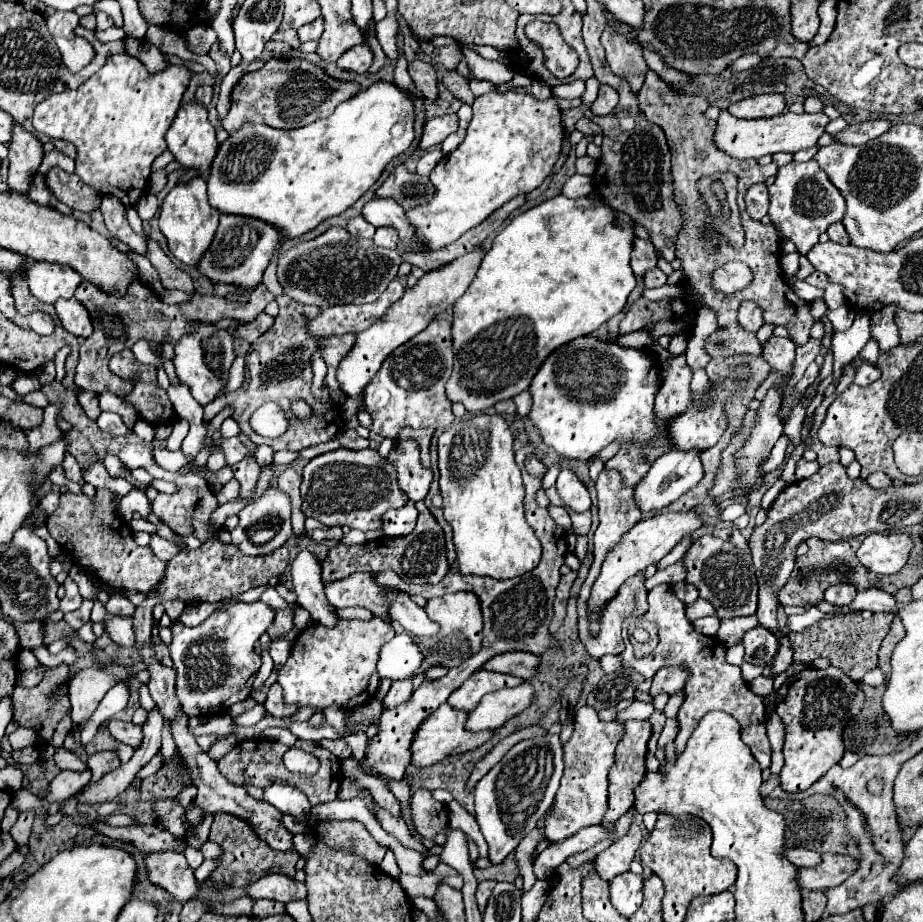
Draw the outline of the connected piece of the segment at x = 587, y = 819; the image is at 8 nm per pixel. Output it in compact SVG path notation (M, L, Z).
M582 706L574 716L574 732L564 748L564 776L552 806L552 812L546 816L544 834L552 842L566 840L574 836L580 828L600 824L608 808L608 772L614 764L614 750L620 742L624 726L620 722L602 722L594 708Z

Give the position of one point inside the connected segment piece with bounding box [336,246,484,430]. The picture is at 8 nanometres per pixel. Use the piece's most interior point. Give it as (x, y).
(436, 291)

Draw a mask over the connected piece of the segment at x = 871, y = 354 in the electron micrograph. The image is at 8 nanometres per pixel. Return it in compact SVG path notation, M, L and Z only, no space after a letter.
M870 340L866 346L864 346L864 350L858 354L858 358L860 360L868 360L868 364L876 364L876 360L878 360L878 346L876 346L876 342L874 340Z

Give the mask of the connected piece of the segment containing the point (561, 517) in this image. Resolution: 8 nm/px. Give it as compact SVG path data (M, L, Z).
M550 505L547 508L550 516L552 516L553 520L560 526L564 528L567 532L572 527L572 522L567 510L560 506Z

